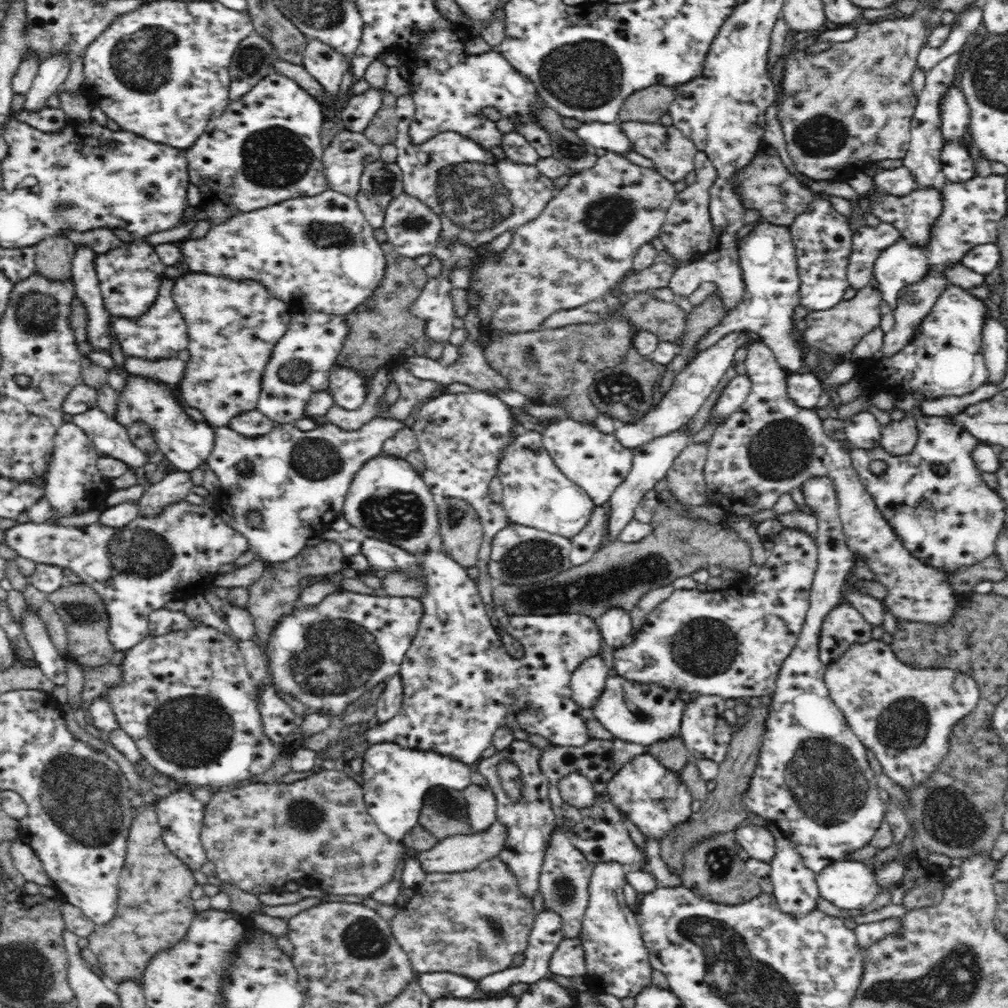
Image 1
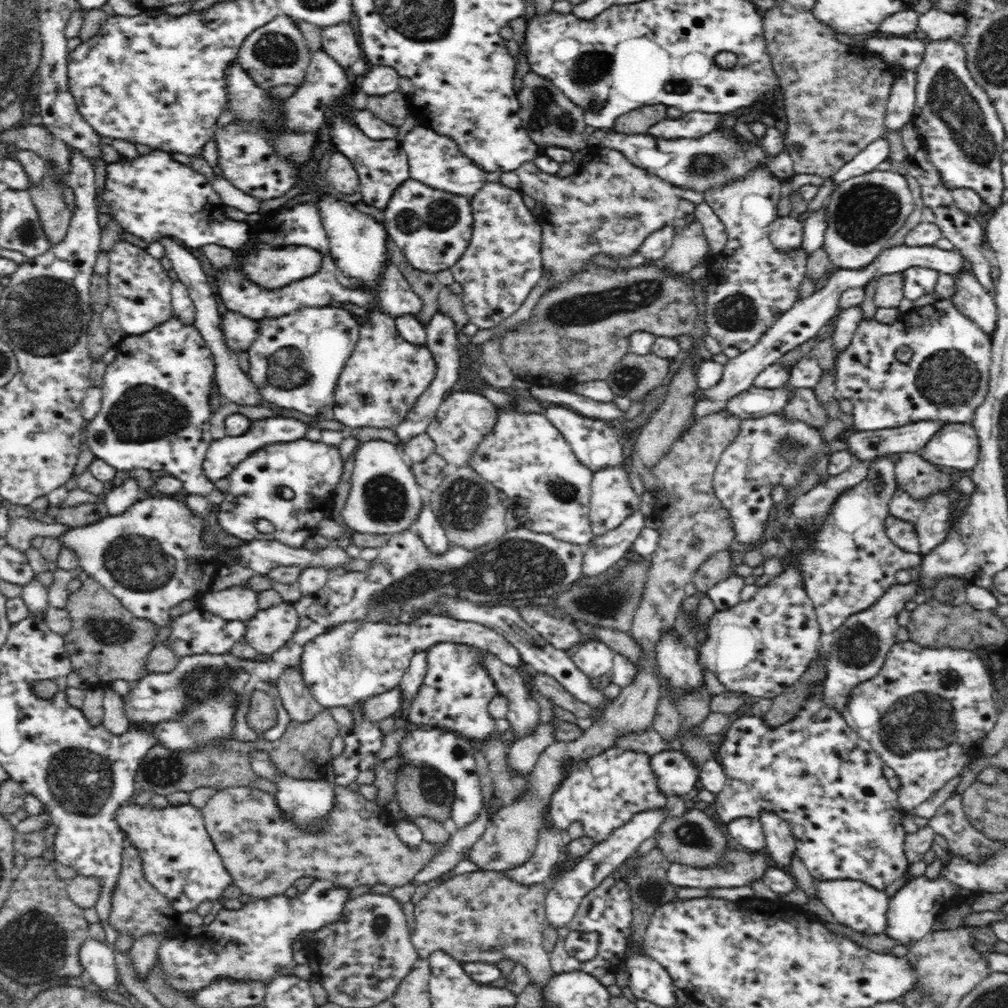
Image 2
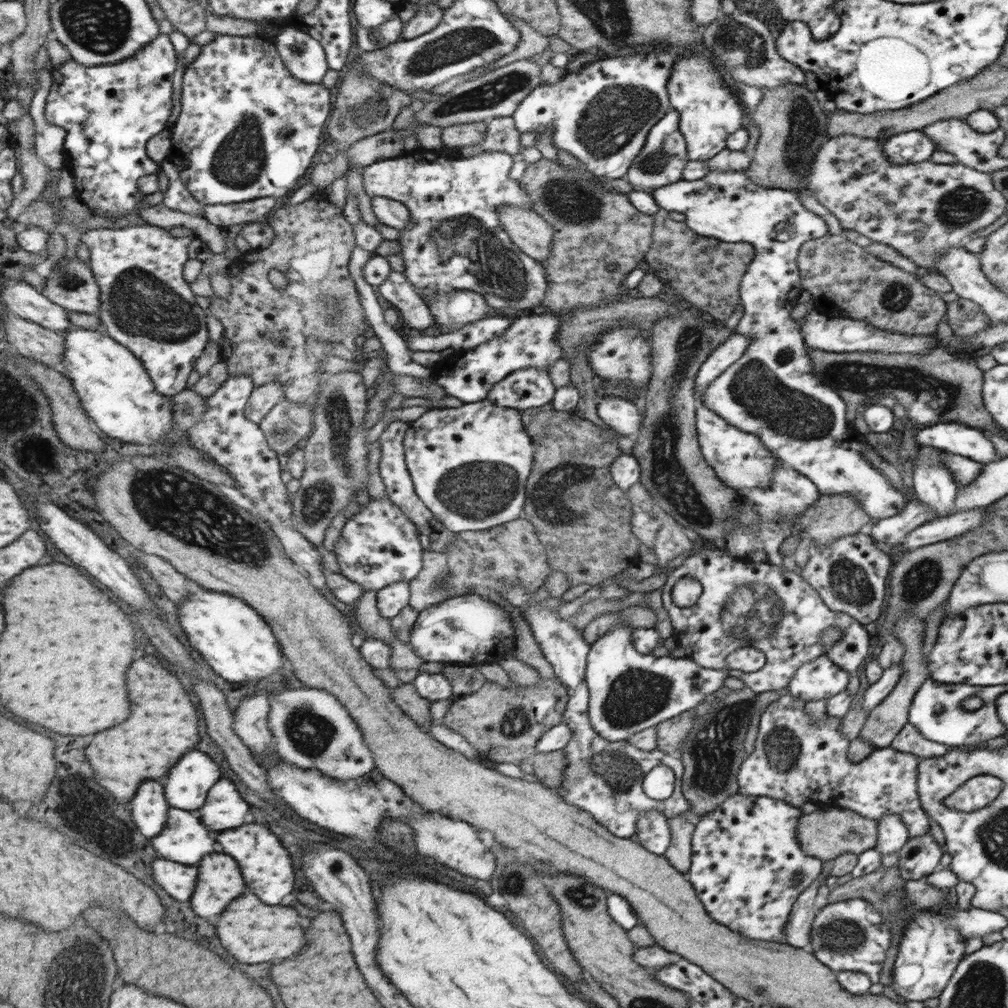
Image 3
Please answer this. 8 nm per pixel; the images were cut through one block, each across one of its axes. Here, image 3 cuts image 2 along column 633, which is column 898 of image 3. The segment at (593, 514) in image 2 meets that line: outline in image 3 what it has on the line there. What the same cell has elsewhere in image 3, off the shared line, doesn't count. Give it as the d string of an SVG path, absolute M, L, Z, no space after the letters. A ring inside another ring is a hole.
M746 169L746 171L742 170L741 172L735 172L734 170L728 170L727 172L710 172L705 178L692 181L680 180L679 183L673 183L650 192L656 203L658 203L658 206L664 208L664 210L668 210L669 212L682 212L682 214L686 216L685 223L688 228L694 230L695 233L702 236L717 238L718 240L721 240L721 242L744 242L752 244L757 249L756 257L754 258L754 261L748 265L747 272L742 277L739 285L744 314L735 328L738 334L750 338L750 342L752 343L748 343L744 355L734 362L734 364L731 364L724 372L722 372L722 374L720 374L720 376L718 376L718 378L716 378L716 380L714 380L714 382L712 382L711 386L705 391L705 394L699 398L700 404L708 405L708 408L718 413L721 417L724 417L731 425L736 425L736 427L743 429L746 432L756 433L756 435L764 441L764 445L771 449L772 453L776 455L776 459L778 459L779 462L782 462L782 464L797 470L800 474L808 477L815 483L822 495L848 494L848 496L854 496L856 500L863 505L863 508L867 510L874 521L890 518L890 516L902 512L910 503L910 500L902 494L896 486L892 486L890 480L886 480L886 478L884 478L884 476L868 462L868 458L864 458L864 456L860 458L860 448L866 450L867 442L866 440L862 440L862 446L860 446L860 438L852 438L854 432L848 428L848 422L846 422L846 404L844 404L844 400L832 390L830 386L827 386L822 380L822 377L815 372L815 365L812 364L810 352L808 352L806 342L803 340L802 332L799 329L799 322L790 318L790 310L796 306L796 300L798 300L798 296L800 296L800 292L802 292L800 276L798 276L798 266L796 266L798 250L800 250L807 240L820 239L824 235L829 234L828 226L821 216L812 213L800 203L796 193L755 184L754 181L751 181L747 172L748 169Z

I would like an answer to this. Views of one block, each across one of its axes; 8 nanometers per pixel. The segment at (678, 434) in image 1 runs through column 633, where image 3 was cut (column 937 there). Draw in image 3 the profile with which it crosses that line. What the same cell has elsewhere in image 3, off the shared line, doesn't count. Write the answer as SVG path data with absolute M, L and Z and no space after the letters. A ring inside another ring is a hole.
M932 446L919 448L912 478L915 496L932 508L932 519L946 518L954 512L958 495L955 476L940 456L944 451Z

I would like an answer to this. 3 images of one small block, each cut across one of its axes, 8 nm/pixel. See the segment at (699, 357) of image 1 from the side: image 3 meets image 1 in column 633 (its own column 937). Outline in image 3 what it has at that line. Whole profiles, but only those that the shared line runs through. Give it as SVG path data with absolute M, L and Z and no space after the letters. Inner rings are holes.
M958 422L930 424L929 427L921 429L915 438L919 445L940 448L942 451L980 461L983 465L999 459L996 457L996 447L981 429Z

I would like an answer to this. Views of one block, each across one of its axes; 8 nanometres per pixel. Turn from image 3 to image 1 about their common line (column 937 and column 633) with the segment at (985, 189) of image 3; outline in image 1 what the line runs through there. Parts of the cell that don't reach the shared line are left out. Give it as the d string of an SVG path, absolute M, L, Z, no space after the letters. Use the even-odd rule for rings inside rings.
M606 152L604 156L598 158L596 164L589 170L584 170L570 177L570 180L564 188L557 191L556 194L546 203L543 211L530 222L523 224L515 229L512 238L512 244L504 250L503 262L498 264L487 264L478 274L478 282L468 284L467 291L474 291L478 296L484 297L484 320L487 320L488 328L504 331L504 334L523 333L528 331L538 332L539 324L546 318L552 316L552 313L564 311L571 308L584 306L598 300L607 291L618 285L624 277L632 272L632 263L636 252L651 240L658 237L660 228L663 227L668 207L676 199L677 193L674 183L668 181L658 174L654 169L644 168L632 163L628 158L619 156L612 152Z

